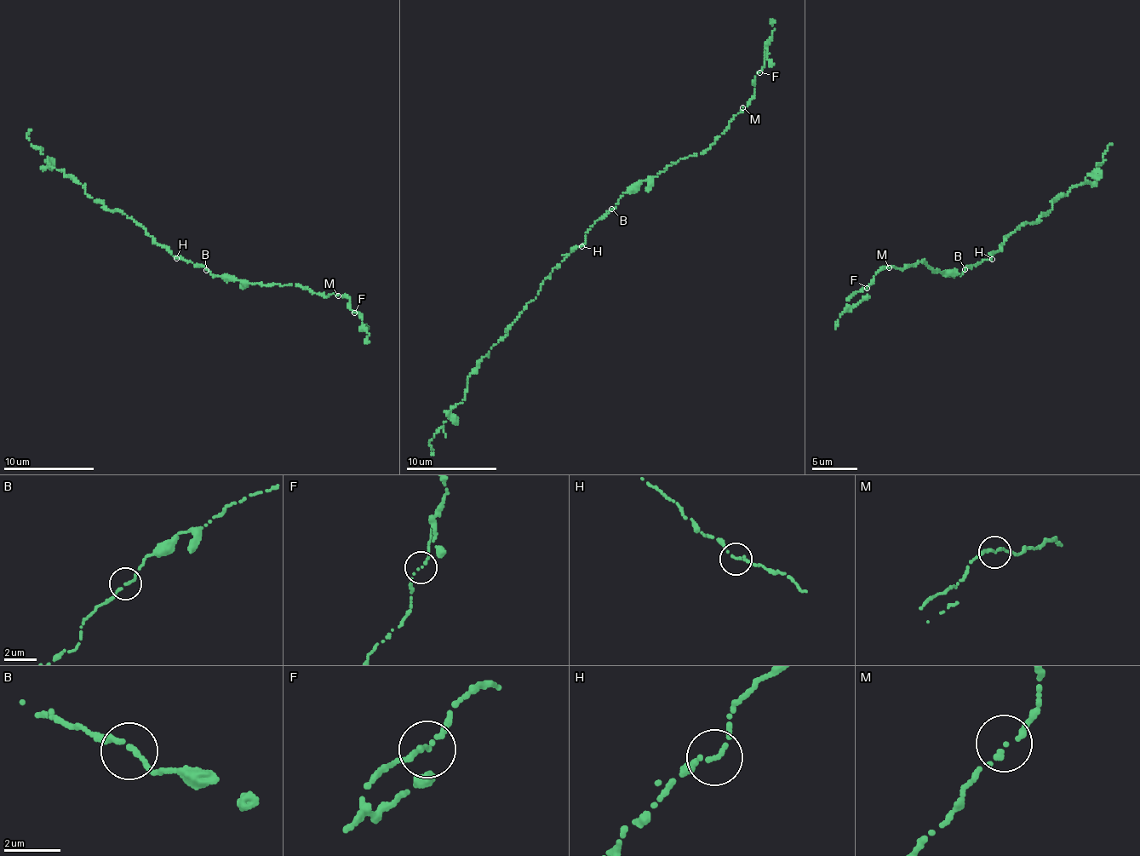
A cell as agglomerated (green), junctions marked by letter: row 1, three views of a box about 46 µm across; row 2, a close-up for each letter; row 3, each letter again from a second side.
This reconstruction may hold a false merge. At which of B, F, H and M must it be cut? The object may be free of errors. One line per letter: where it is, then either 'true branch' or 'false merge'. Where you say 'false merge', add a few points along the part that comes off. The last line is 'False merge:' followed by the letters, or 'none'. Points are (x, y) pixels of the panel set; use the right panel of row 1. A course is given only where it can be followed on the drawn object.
B: at (965, 269); true branch
F: at (867, 288); true branch
H: at (992, 259); true branch
M: at (889, 267); true branch
False merge: none

